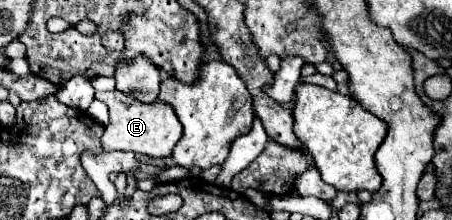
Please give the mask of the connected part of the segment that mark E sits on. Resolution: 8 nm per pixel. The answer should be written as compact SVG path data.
M119 89L109 93L97 93L97 99L101 99L109 107L111 121L105 127L105 133L101 137L103 149L113 151L133 151L137 155L149 155L149 157L167 157L171 155L173 147L181 139L183 125L179 123L175 111L171 105L163 101L155 103L139 103L135 93L123 93Z

